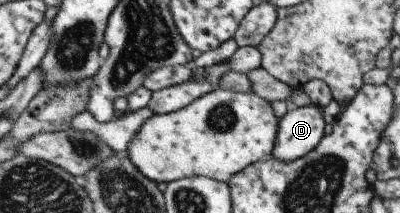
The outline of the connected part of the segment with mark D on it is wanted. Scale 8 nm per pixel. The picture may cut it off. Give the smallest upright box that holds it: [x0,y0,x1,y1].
[272,105,326,162]

